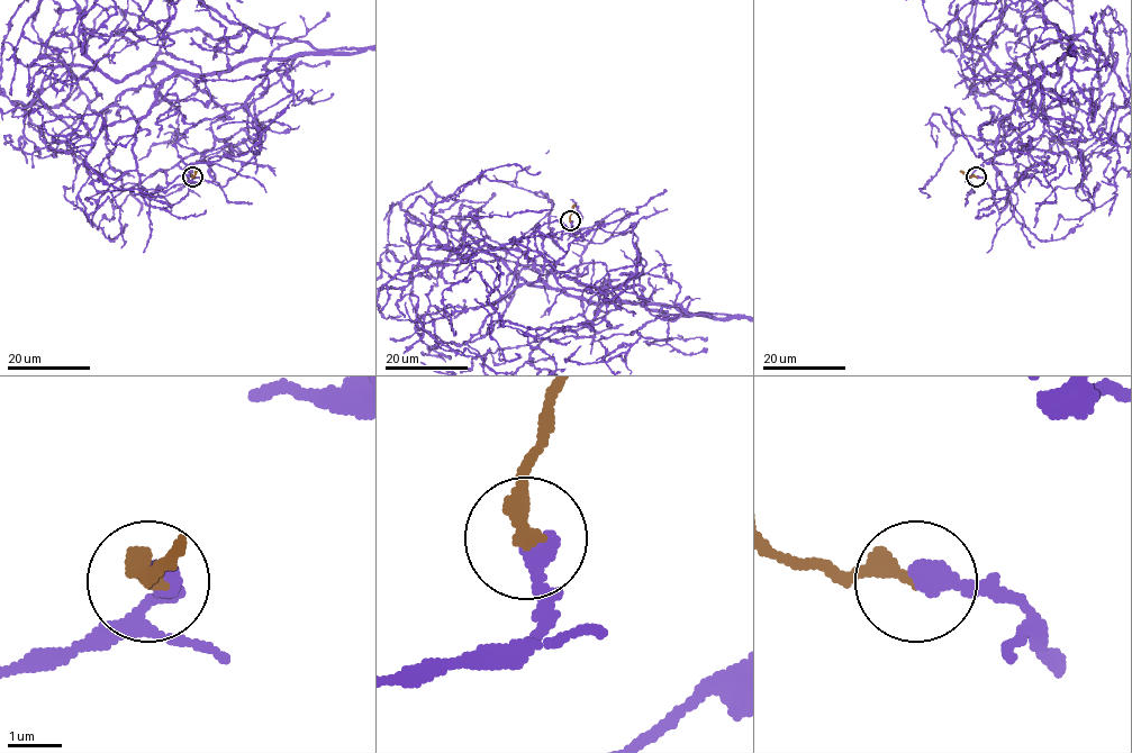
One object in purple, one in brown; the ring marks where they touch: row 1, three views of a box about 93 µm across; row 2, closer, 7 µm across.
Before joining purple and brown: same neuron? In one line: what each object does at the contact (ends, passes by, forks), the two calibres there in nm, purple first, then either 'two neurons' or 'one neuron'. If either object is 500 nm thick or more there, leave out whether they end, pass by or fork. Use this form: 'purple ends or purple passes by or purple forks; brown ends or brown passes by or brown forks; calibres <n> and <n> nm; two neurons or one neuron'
purple ends; brown ends; calibres 400 and 320 nm; one neuron

